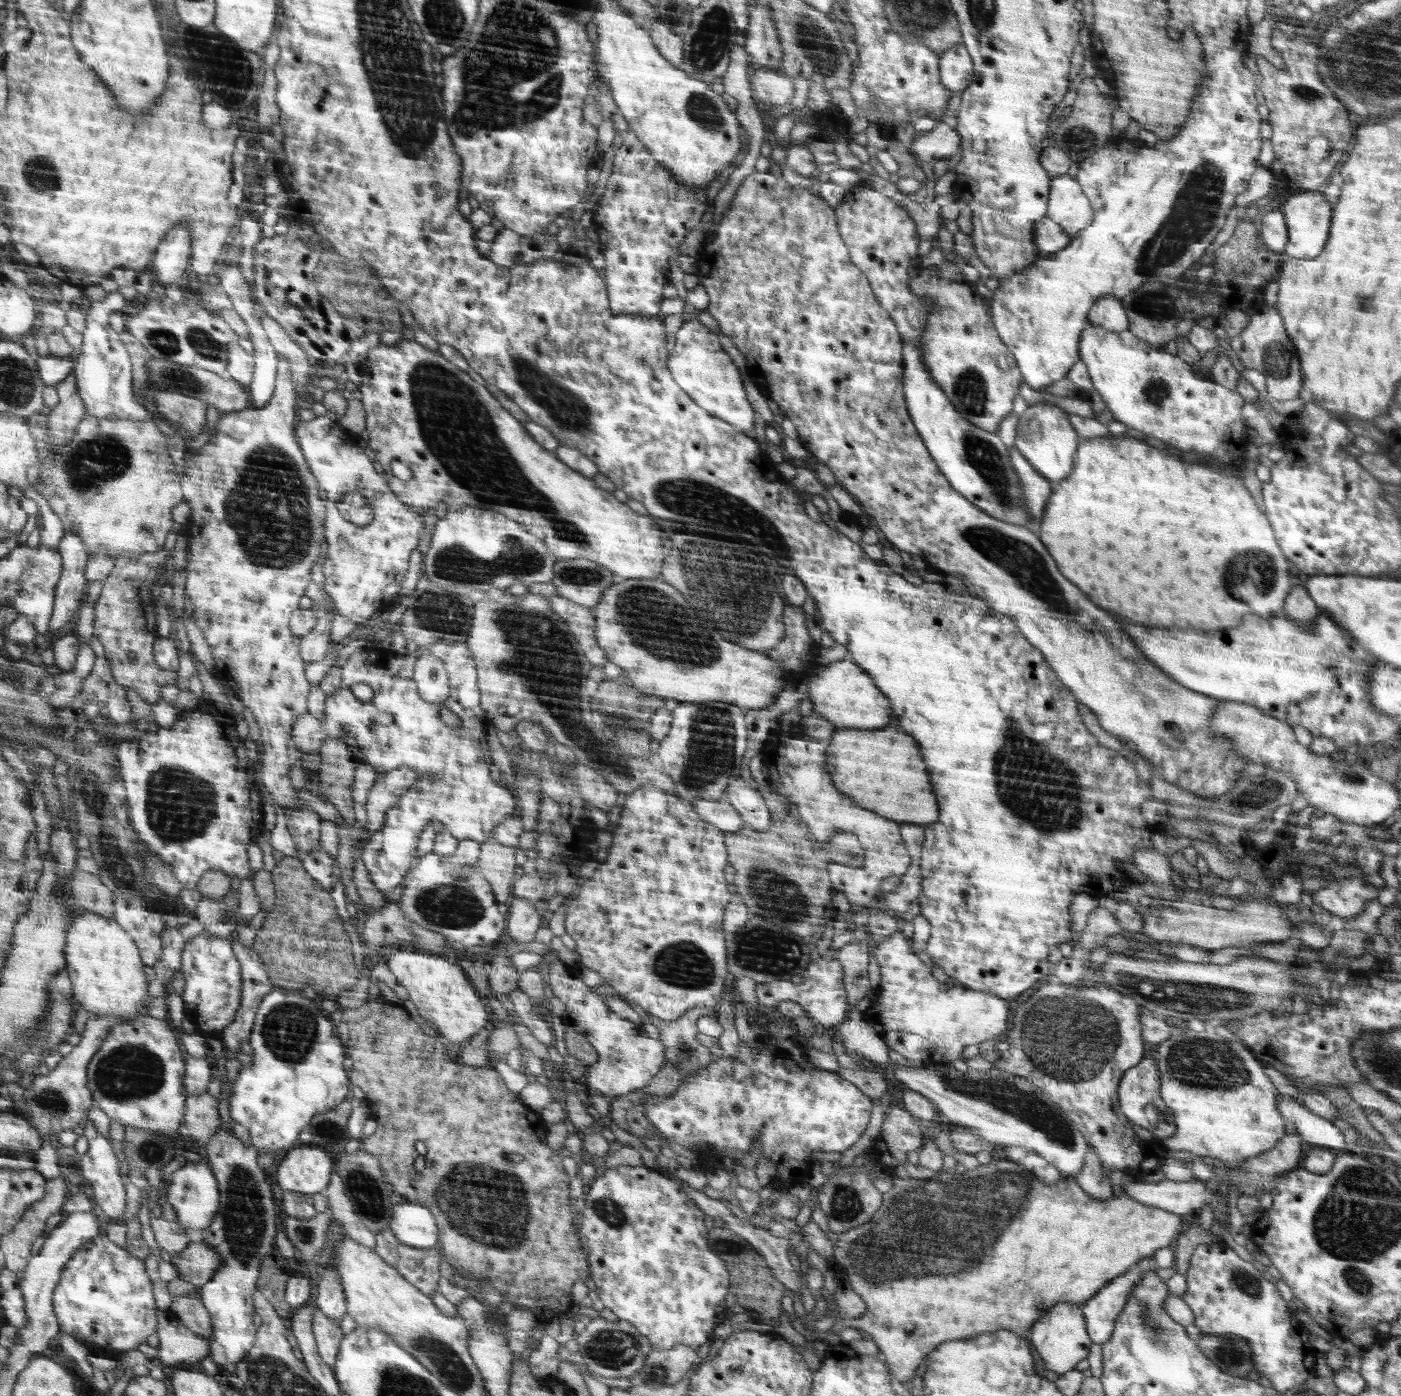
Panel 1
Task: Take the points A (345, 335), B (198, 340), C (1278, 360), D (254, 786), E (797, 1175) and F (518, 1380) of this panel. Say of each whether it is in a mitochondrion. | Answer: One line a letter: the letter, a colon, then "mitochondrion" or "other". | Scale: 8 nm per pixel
A: other
B: mitochondrion
C: mitochondrion
D: other
E: other
F: other

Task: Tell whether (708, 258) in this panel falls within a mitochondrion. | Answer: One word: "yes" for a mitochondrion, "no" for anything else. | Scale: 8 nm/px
no

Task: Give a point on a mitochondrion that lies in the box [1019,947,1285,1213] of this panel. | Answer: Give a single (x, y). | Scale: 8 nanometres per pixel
(1194, 1062)

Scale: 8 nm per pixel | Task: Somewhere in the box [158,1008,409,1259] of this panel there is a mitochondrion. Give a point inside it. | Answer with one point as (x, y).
(365, 1189)

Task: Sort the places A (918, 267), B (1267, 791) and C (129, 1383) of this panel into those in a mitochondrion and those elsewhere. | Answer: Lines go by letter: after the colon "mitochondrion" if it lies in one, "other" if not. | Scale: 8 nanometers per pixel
A: other
B: mitochondrion
C: other

